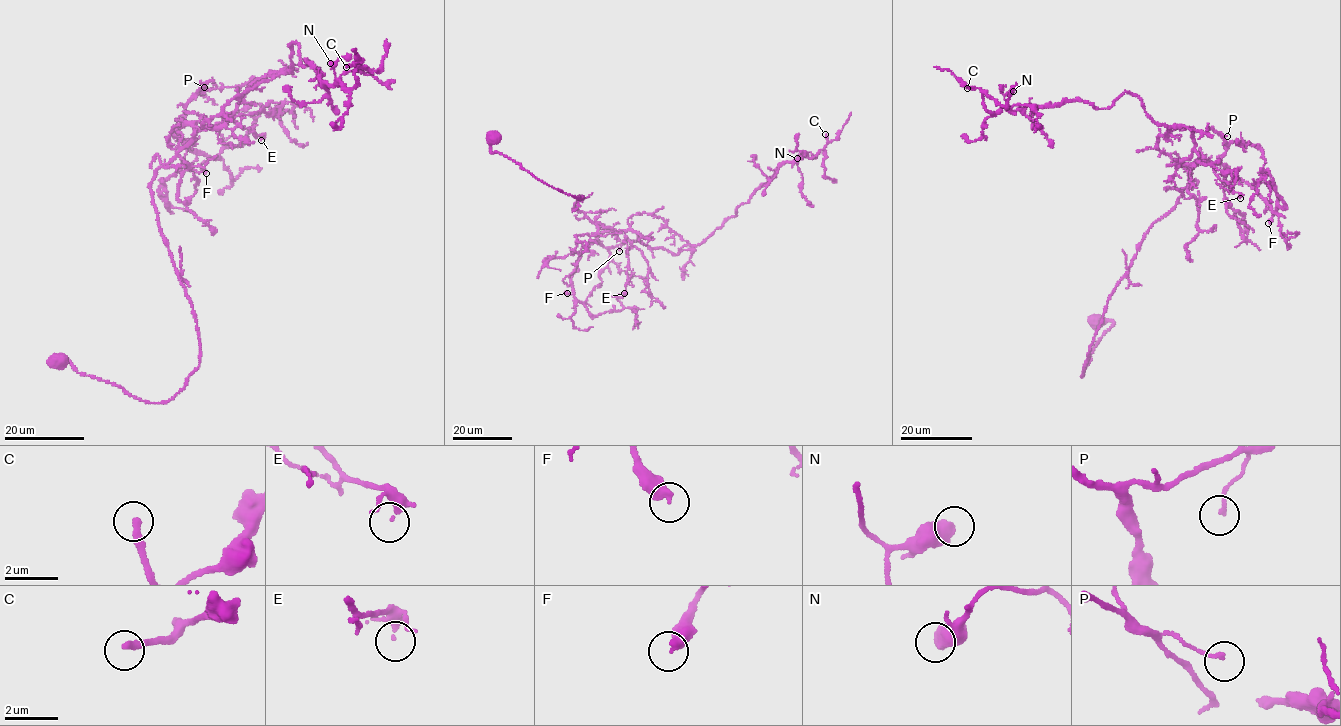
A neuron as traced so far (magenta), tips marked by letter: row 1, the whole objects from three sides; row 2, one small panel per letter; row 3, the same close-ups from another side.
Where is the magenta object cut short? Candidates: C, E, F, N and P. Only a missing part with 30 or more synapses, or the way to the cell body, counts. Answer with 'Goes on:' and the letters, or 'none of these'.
Goes on: C

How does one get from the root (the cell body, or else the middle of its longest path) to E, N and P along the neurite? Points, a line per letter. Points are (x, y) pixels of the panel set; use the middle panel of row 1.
E: (492, 139), (491, 152), (583, 196), (574, 208), (624, 232), (630, 247), (624, 293)
N: (492, 139), (491, 152), (583, 196), (574, 208), (593, 222), (675, 255), (734, 217), (797, 158)
P: (492, 139), (491, 152), (583, 196), (574, 208), (611, 227), (597, 241), (622, 244), (619, 251)

